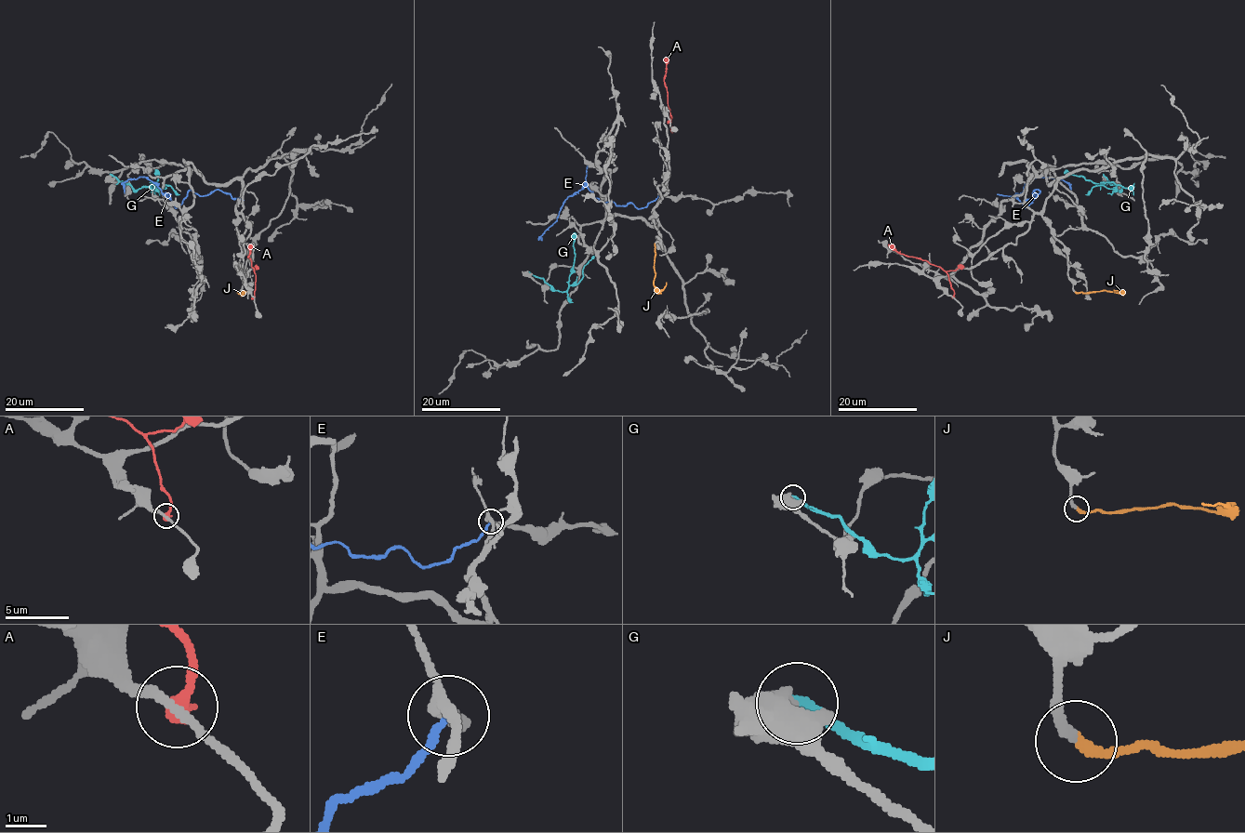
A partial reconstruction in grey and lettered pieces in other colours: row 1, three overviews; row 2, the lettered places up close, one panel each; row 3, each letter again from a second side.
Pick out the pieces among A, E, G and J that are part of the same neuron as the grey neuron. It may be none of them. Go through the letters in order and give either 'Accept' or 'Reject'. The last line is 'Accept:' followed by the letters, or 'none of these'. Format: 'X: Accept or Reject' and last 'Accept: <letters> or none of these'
A: Reject
E: Reject
G: Reject
J: Accept
Accept: J

